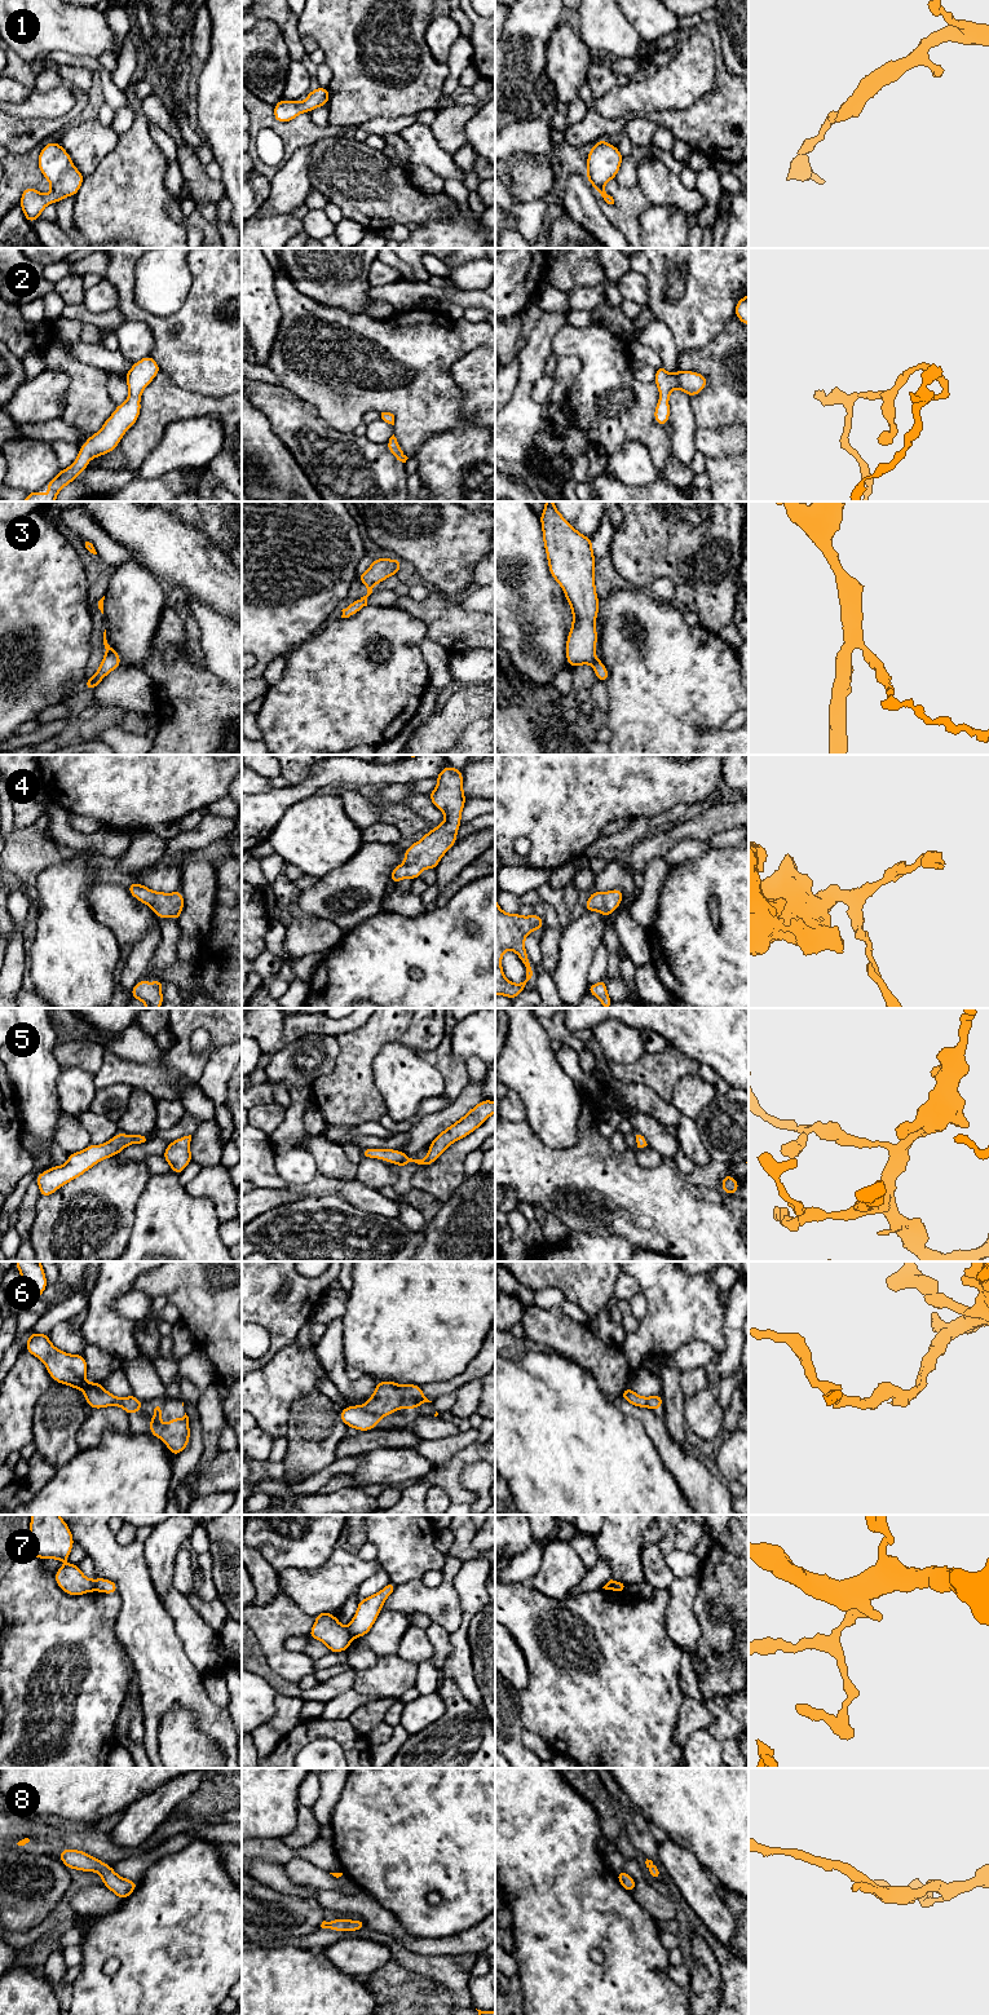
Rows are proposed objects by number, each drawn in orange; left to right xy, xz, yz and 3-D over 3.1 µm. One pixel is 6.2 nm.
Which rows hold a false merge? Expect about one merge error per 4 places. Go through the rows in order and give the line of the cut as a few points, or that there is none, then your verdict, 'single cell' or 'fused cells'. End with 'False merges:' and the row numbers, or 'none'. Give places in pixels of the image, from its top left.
1: no cut | single cell
2: no cut | single cell
3: no cut | single cell
4: no cut | single cell
5: no cut | single cell
6: no cut | single cell
7: xz (345, 1627), (352, 1636) | fused cells
8: no cut | single cell
False merges: 7

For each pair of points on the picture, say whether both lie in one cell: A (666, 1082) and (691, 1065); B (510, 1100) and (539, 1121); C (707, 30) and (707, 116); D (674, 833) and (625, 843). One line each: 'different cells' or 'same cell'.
A: same cell
B: different cells
C: same cell
D: different cells

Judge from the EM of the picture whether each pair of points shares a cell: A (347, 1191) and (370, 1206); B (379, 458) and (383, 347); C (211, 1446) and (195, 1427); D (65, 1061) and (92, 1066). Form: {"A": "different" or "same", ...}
{"A": "same", "B": "different", "C": "different", "D": "same"}

